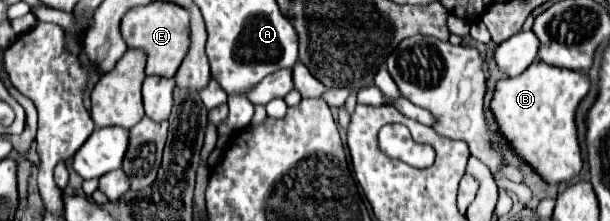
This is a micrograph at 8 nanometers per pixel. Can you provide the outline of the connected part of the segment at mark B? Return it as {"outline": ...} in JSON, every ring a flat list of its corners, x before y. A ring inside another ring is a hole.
{"outline":[[535,61,517,77,497,81,489,109,495,117,499,135,511,151,547,183,571,183,581,171,581,149,575,129,575,109,589,91,589,77,579,71,551,67]]}

